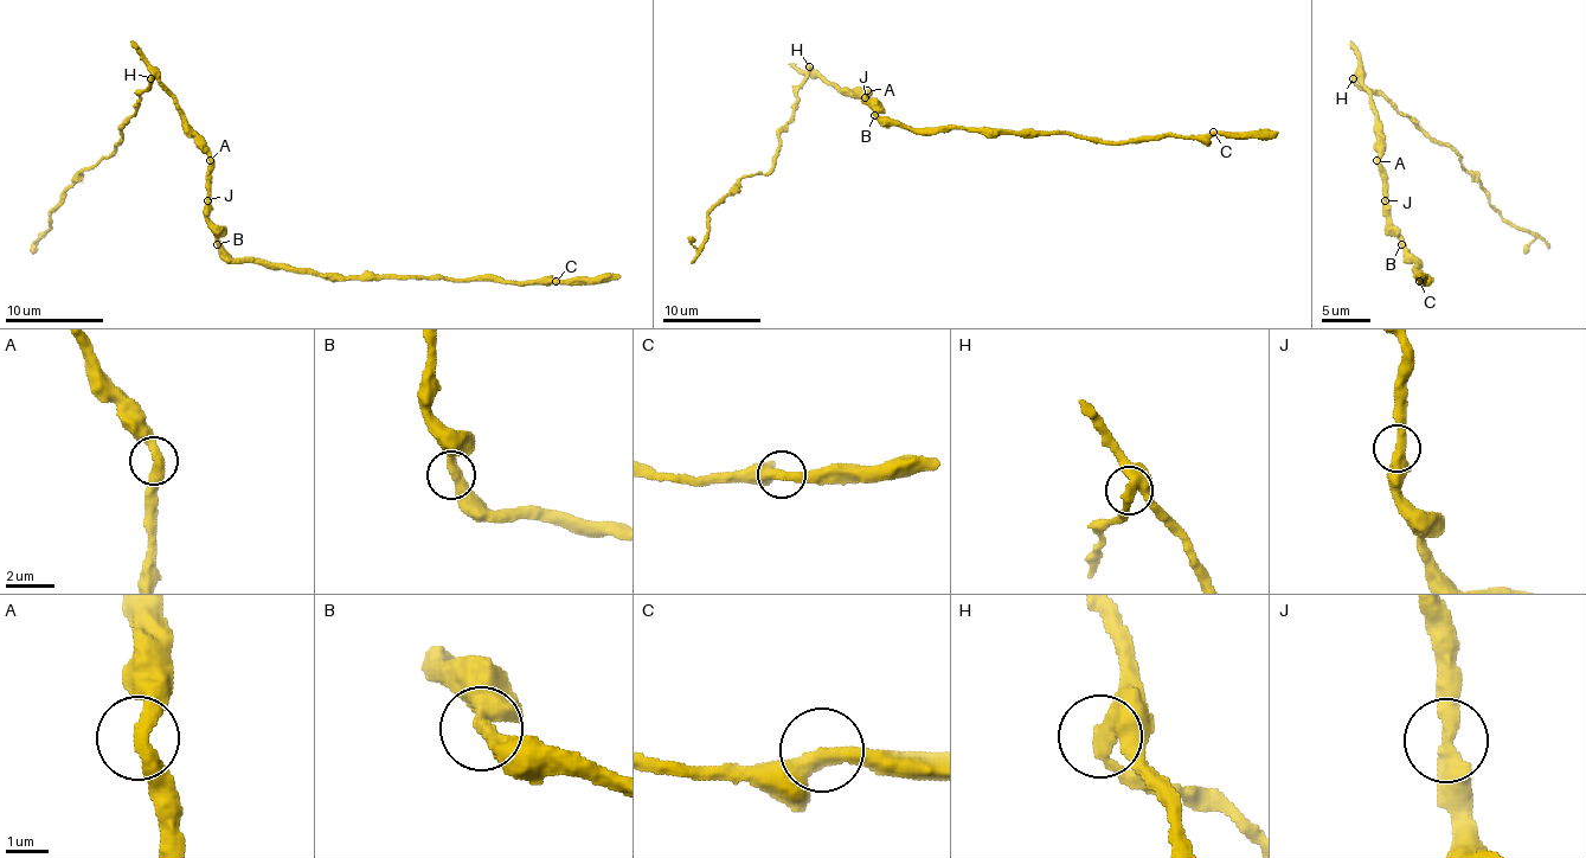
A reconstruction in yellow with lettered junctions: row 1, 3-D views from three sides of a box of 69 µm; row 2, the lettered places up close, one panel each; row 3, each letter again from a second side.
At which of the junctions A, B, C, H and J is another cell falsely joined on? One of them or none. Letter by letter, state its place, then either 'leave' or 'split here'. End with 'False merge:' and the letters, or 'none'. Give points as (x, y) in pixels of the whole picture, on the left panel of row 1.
A: place (210, 160); leave
B: place (217, 244); leave
C: place (556, 281); leave
H: place (151, 78); split here
J: place (207, 200); leave
False merge: H

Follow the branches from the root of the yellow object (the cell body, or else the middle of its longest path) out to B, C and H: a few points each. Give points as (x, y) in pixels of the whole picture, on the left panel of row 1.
B: (210, 203), (210, 229), (217, 244)
C: (210, 203), (210, 229), (233, 258), (288, 263), (295, 269), (341, 276), (556, 281)
H: (210, 203), (210, 148), (187, 123), (178, 102), (151, 77)

